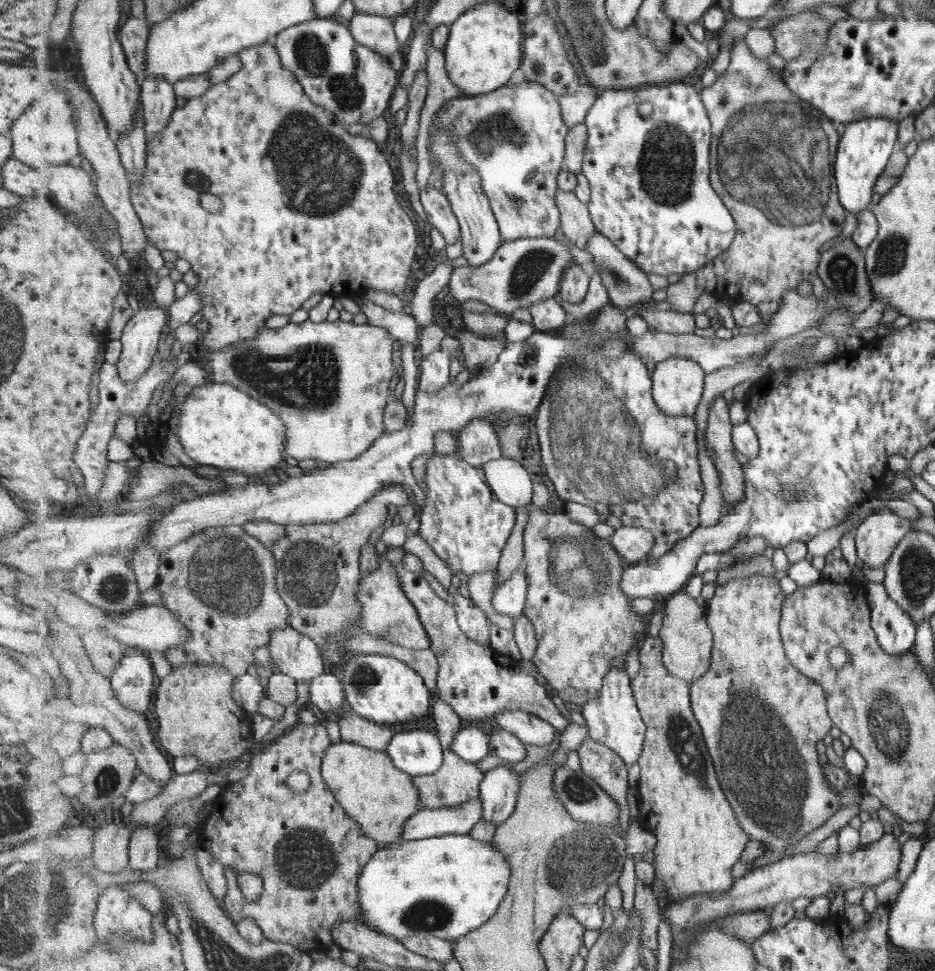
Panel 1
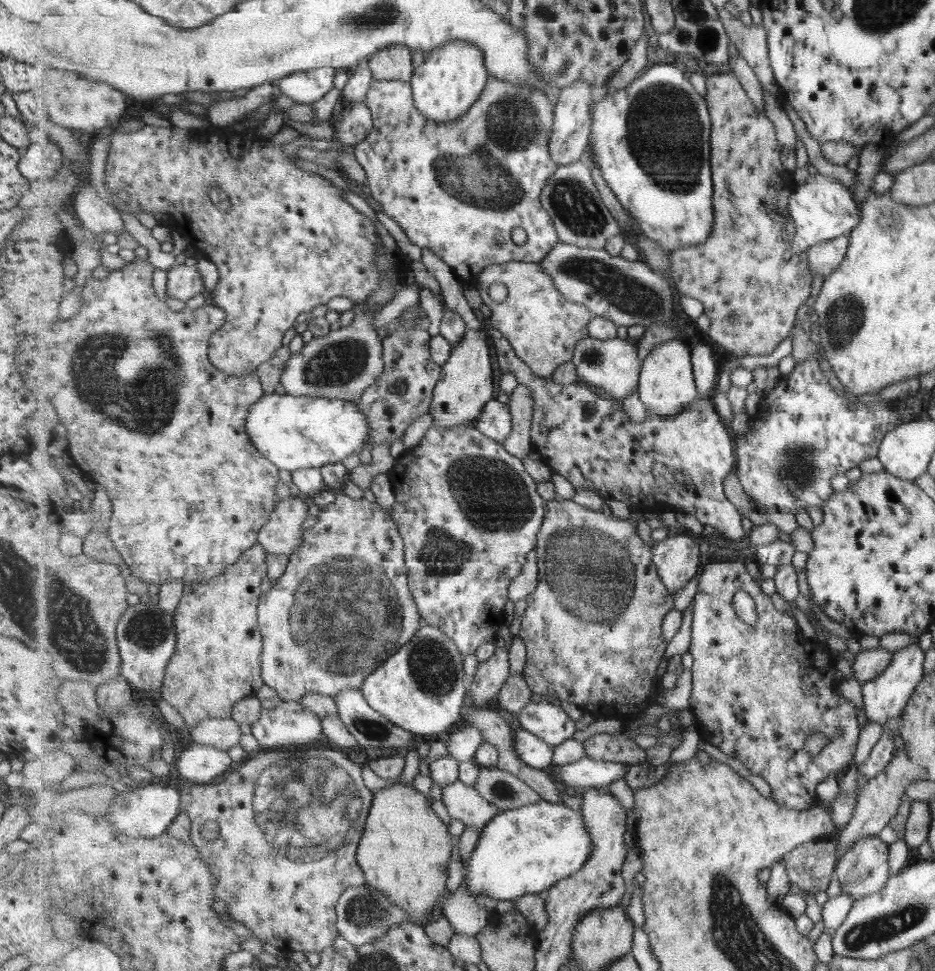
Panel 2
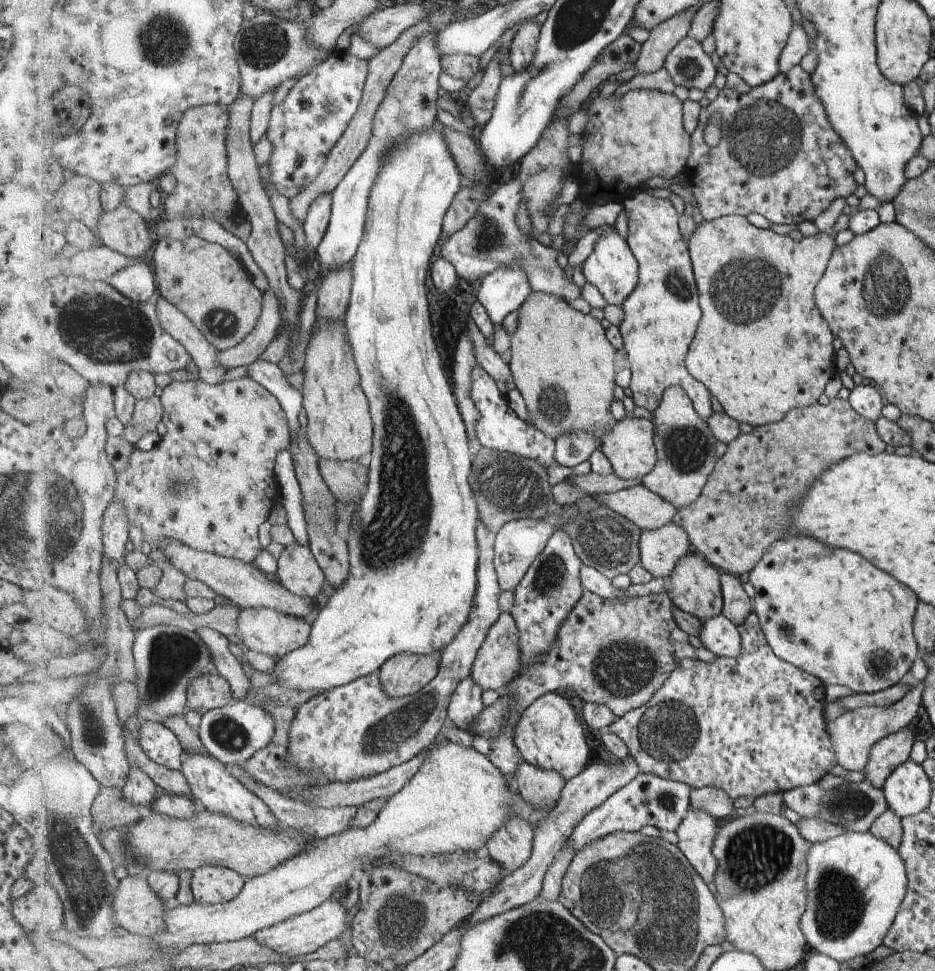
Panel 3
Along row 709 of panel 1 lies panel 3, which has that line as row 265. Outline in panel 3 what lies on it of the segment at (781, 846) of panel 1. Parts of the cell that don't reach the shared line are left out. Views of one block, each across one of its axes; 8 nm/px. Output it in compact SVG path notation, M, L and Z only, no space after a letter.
M727 215L712 221L703 220L698 225L693 236L691 236L689 248L692 254L697 286L700 289L700 304L704 318L701 319L696 339L692 342L692 347L687 355L686 365L689 372L709 388L713 396L722 405L723 411L731 418L735 418L737 422L743 422L743 424L749 424L755 428L781 422L795 408L815 406L819 402L821 394L826 392L829 381L838 375L839 370L835 366L836 351L833 348L833 340L835 340L836 333L829 326L827 318L821 314L816 300L817 285L824 278L825 271L828 270L829 261L832 259L837 247L834 230L832 234L818 232L813 236L803 237L800 241L797 241L788 235L776 234L771 229L756 228L744 216Z

